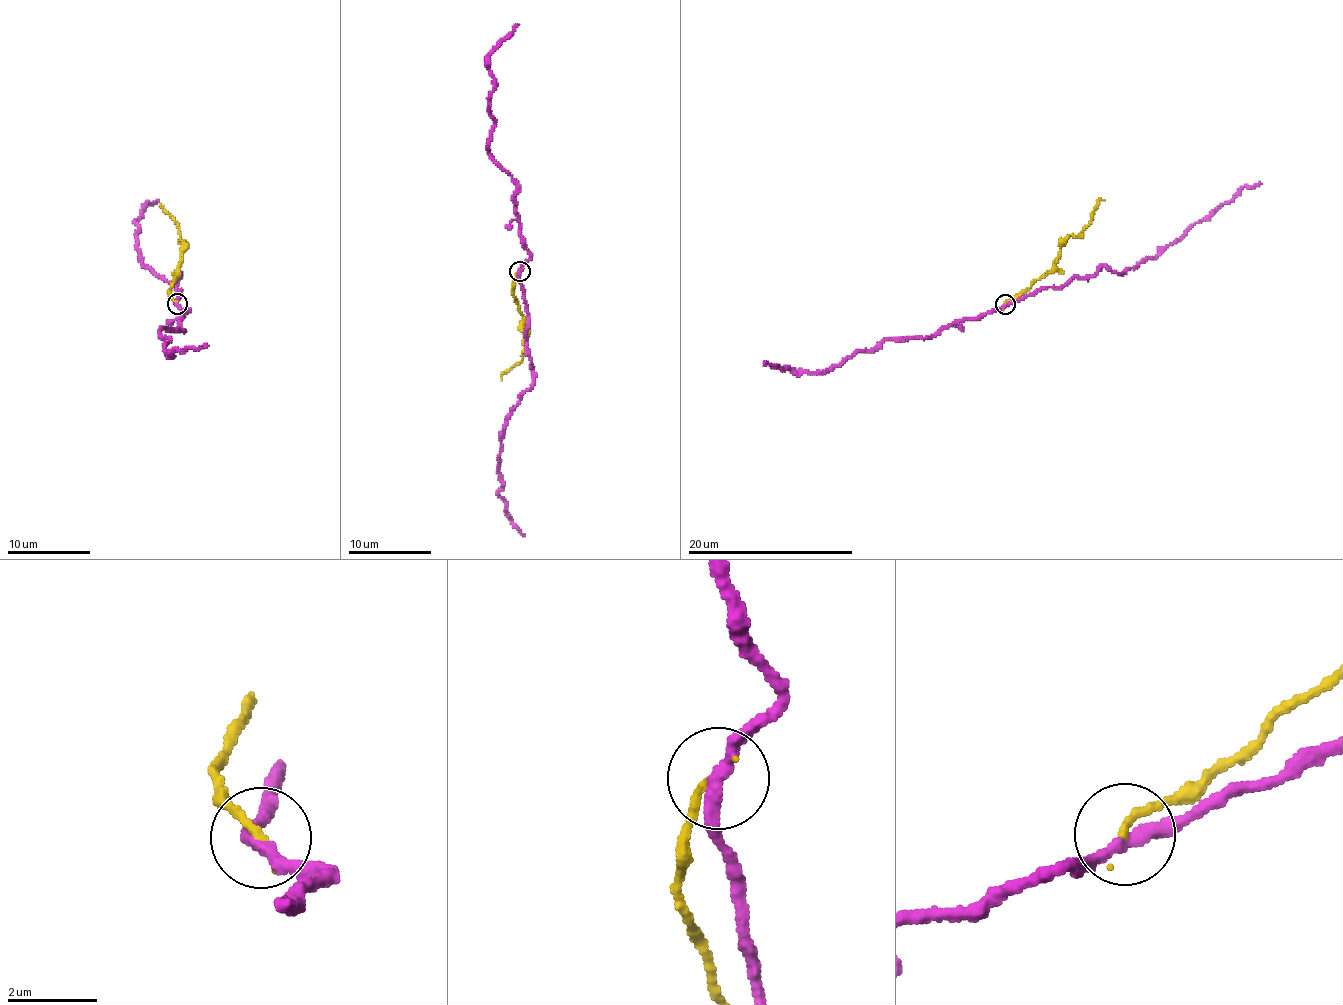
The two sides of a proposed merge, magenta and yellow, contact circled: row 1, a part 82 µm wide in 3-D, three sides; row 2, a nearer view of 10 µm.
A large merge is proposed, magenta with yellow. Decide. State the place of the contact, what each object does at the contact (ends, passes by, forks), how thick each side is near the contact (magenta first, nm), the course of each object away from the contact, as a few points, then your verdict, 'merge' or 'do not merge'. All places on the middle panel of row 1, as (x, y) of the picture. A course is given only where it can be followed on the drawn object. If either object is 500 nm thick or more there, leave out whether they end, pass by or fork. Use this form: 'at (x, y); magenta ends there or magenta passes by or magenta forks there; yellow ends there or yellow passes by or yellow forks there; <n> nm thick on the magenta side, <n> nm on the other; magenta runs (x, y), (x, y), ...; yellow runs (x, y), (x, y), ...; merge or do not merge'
at (520, 271); magenta passes by; yellow ends there; 300 nm thick on the magenta side, 180 nm on the other; magenta runs (520, 270), (529, 315), (527, 355), (532, 383), (505, 427), (497, 468), (501, 473), (498, 495), (525, 536); yellow runs (520, 270), (515, 275), (513, 296), (524, 319), (522, 360), (501, 380); do not merge

